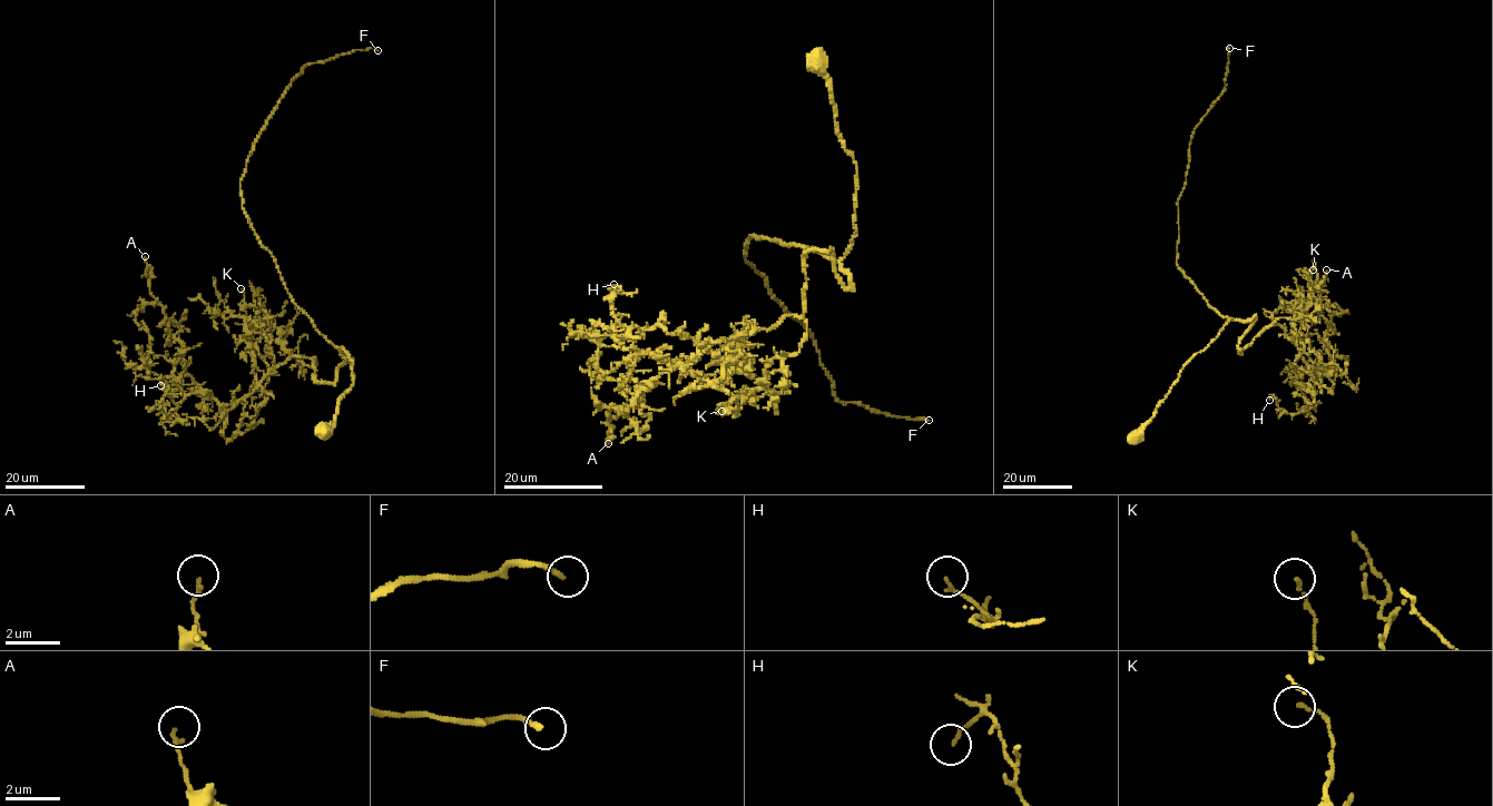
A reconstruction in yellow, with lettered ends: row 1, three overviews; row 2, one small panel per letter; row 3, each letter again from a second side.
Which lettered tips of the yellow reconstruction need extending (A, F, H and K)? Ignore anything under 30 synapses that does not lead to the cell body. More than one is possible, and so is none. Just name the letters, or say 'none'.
F

